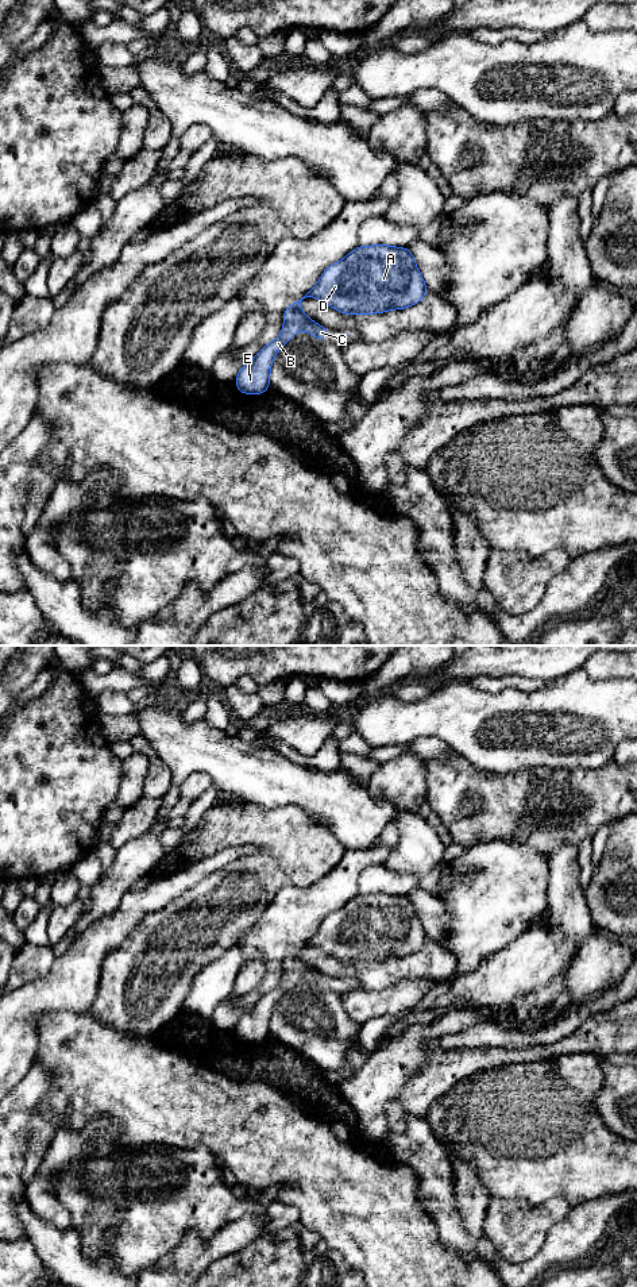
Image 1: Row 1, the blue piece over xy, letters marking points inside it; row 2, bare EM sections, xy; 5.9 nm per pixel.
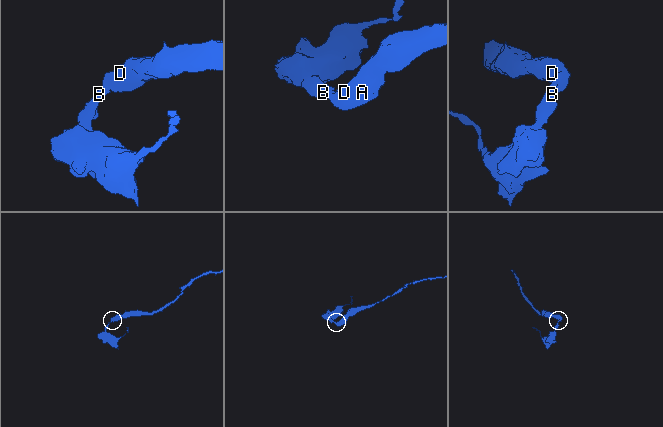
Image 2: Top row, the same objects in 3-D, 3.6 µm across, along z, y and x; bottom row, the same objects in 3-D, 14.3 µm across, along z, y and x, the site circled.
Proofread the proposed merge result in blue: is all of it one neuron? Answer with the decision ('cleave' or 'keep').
keep

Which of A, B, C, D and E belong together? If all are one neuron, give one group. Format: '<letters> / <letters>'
A B C D E

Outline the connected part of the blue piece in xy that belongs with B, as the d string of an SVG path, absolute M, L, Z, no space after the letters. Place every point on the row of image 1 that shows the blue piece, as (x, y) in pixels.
M359 244L340 262L328 266L318 282L285 309L285 328L251 362L243 365L235 378L238 390L243 394L266 393L275 354L300 330L310 332L317 340L328 336L328 328L301 311L304 298L317 298L344 315L368 315L409 308L421 301L426 292L409 248Z

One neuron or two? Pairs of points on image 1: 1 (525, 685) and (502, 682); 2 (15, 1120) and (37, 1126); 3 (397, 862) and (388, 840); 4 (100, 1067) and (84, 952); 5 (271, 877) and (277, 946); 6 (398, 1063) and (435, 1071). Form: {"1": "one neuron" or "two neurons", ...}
{"1": "one neuron", "2": "two neurons", "3": "two neurons", "4": "two neurons", "5": "two neurons", "6": "two neurons"}

